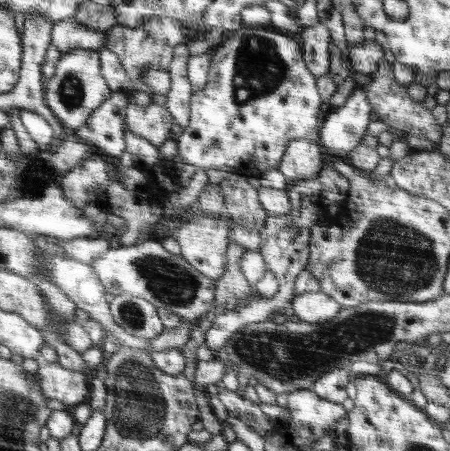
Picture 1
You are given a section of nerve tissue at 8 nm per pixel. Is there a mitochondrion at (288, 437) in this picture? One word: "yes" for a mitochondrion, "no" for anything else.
no

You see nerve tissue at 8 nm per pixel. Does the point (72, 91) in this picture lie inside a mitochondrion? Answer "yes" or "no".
yes

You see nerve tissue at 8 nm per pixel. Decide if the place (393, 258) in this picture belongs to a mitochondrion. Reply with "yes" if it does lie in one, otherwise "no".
yes

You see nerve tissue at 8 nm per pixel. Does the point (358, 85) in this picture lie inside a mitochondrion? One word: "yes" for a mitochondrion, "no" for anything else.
no

